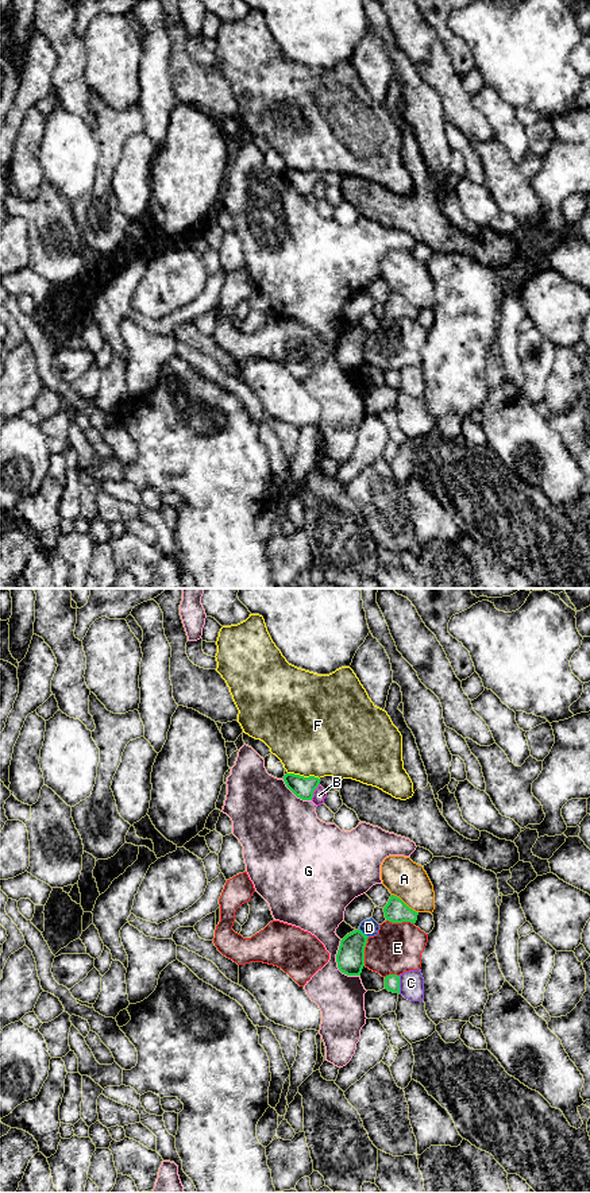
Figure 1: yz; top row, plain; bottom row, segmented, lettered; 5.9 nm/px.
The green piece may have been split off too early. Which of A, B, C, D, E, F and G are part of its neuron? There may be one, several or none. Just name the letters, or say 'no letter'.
no letter

